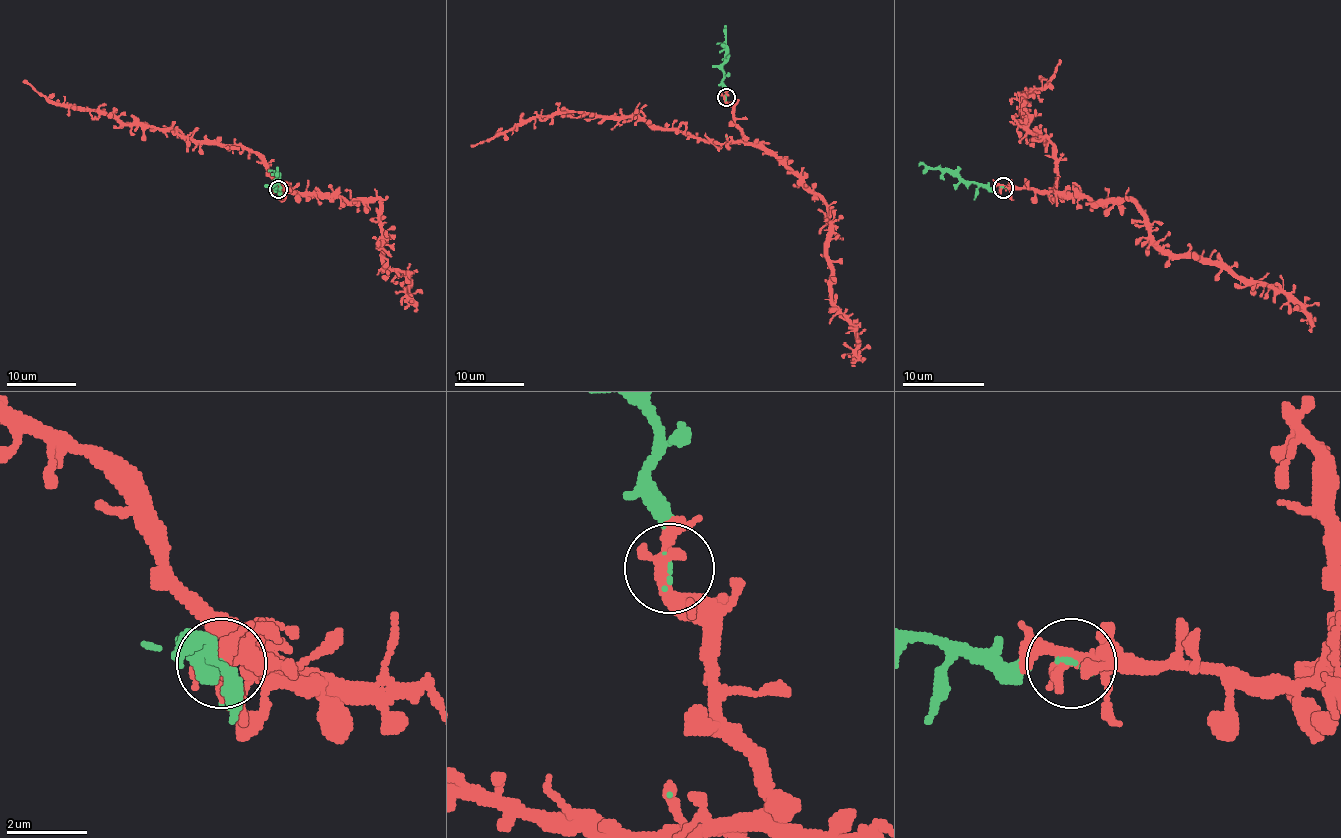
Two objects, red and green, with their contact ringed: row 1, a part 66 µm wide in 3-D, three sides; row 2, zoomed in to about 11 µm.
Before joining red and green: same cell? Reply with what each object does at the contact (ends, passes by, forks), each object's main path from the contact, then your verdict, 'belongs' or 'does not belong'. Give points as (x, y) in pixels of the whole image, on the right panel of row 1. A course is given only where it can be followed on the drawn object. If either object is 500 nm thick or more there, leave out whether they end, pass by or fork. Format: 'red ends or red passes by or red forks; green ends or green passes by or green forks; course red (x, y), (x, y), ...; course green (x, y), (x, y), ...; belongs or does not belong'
red forks; green ends; course red (1003, 187), (1093, 201), (1130, 199), (1158, 246), (1225, 262), (1240, 276), (1288, 295), (1309, 319), (1309, 331); course green (1003, 187), (979, 187), (963, 183), (949, 171), (922, 164), (918, 166); belongs

